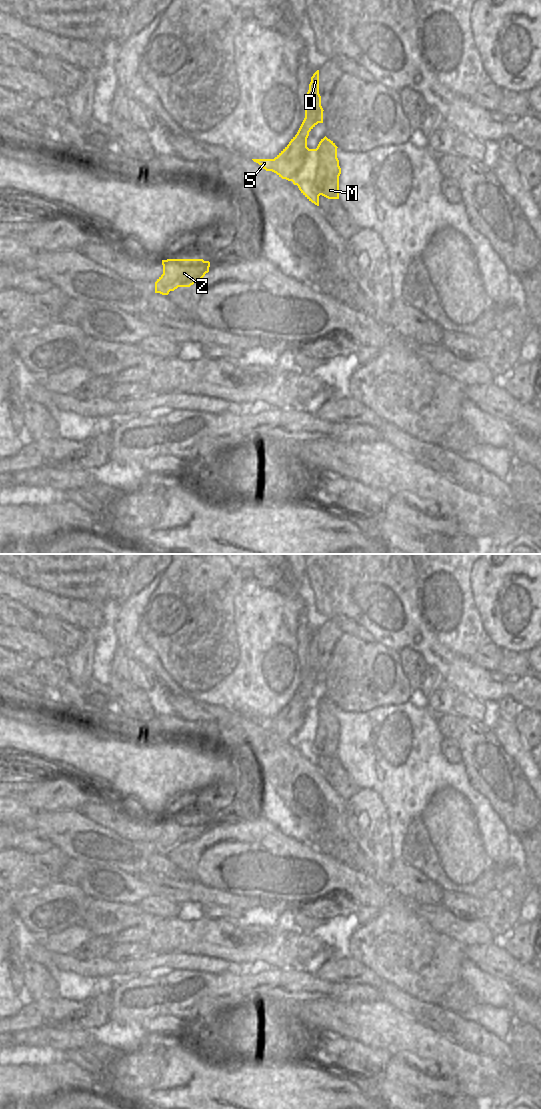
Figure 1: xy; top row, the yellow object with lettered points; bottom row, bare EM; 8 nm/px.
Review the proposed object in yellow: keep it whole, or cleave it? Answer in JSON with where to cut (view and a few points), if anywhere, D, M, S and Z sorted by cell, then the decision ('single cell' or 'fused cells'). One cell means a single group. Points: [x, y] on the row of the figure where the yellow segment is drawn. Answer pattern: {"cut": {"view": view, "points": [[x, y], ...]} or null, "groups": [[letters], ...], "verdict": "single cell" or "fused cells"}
{"cut": {"view": "xy", "points": [[306, 146], [303, 148], [302, 167], [297, 176], [296, 184]]}, "groups": [["D", "S", "Z"], ["M"]], "verdict": "fused cells"}

